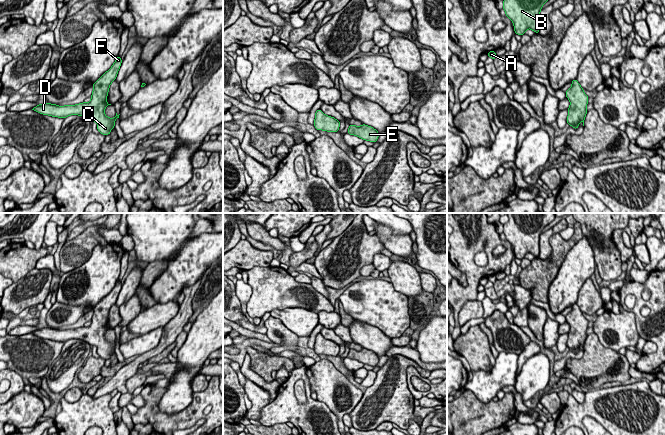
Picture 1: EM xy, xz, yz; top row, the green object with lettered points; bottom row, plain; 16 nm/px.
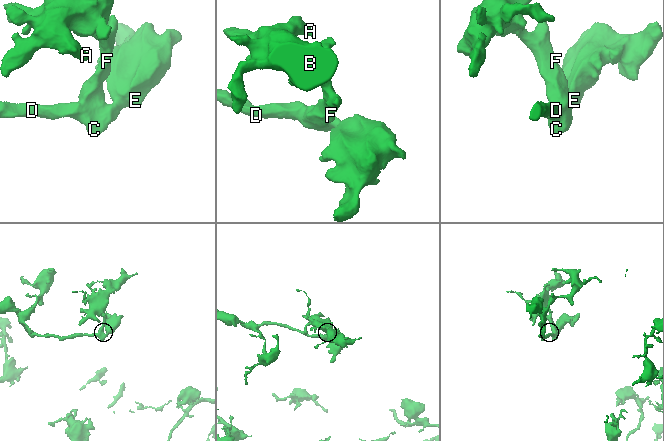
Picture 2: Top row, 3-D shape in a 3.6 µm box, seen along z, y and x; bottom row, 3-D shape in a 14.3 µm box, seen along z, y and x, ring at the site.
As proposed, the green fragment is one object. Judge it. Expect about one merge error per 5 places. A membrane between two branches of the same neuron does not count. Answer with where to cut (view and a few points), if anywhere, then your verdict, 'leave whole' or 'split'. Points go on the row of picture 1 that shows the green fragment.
cut none; leave whole

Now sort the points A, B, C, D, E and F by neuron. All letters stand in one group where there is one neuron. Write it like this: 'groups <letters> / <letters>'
groups A B C D E F

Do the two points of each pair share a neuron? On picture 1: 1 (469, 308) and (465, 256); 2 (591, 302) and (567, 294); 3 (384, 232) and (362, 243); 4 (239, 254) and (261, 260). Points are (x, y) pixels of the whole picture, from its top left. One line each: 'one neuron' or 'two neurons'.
1: two neurons
2: two neurons
3: two neurons
4: one neuron

